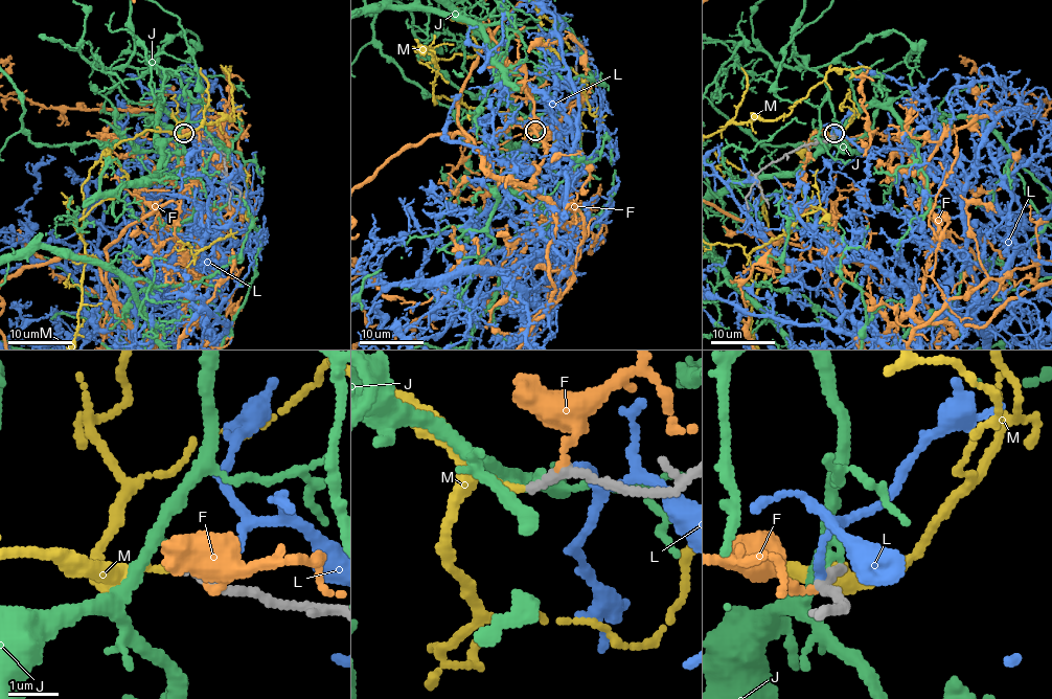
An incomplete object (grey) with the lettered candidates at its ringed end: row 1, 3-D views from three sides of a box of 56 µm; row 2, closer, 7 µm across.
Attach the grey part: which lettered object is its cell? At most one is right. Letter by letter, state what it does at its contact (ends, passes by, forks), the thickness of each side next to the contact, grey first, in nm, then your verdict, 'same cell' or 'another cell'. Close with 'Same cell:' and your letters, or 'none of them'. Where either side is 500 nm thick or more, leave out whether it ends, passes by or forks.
F: it ends | 240/130 nm | another cell
J: it ends | 200/130 nm | another cell
L: it ends | 240/140 nm | another cell
M: it ends | 190/120 nm | same cell
Same cell: M

